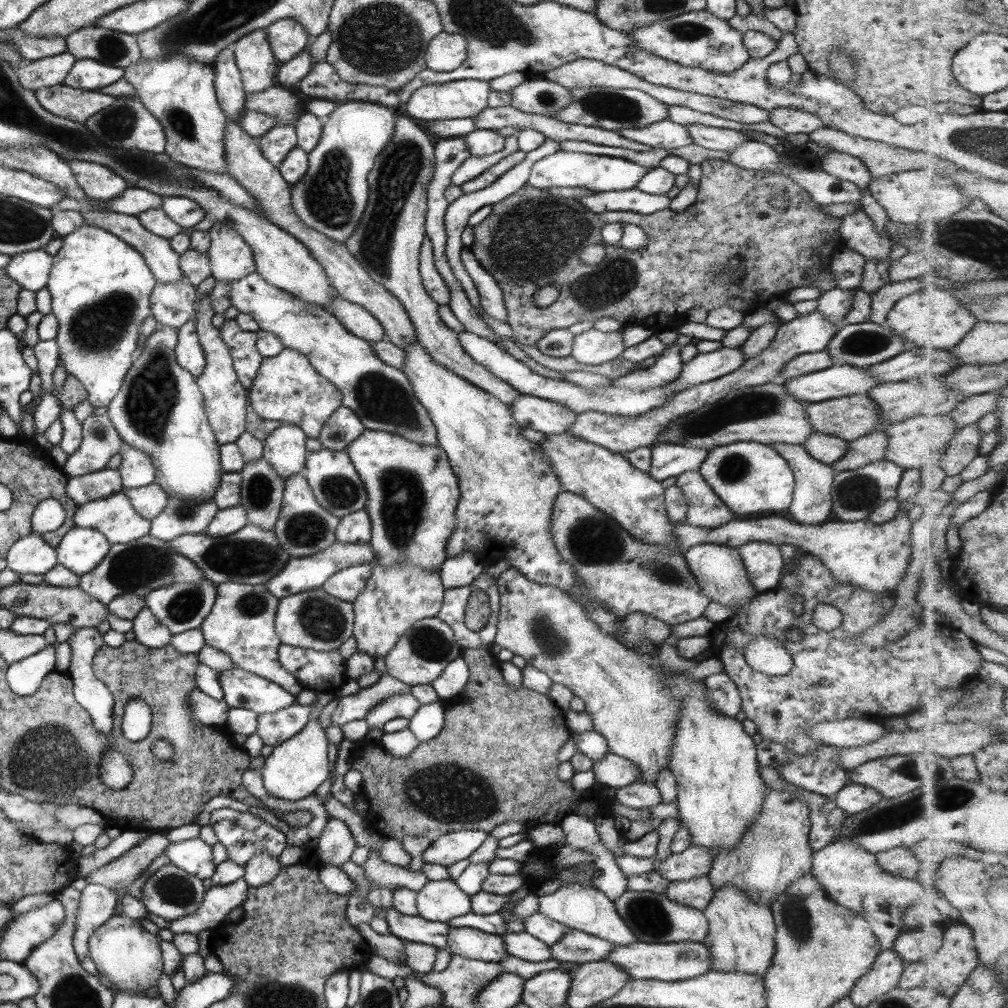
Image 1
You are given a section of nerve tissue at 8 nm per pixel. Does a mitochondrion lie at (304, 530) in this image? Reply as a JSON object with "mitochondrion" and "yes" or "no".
{"mitochondrion":"yes"}

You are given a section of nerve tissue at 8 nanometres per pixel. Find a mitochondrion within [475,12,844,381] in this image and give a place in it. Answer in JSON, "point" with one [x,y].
{"point":[532,238]}

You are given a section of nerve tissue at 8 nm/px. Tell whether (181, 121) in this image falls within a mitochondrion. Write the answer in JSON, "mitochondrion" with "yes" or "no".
{"mitochondrion":"yes"}

